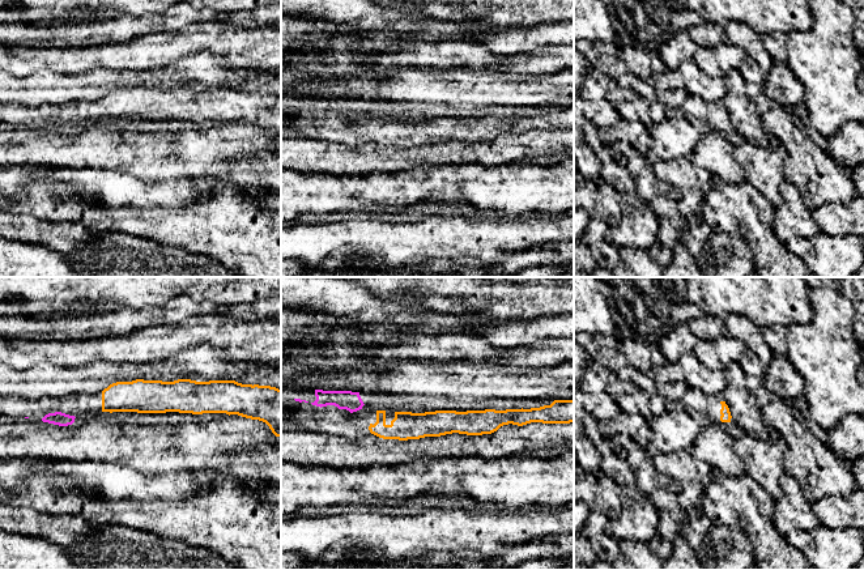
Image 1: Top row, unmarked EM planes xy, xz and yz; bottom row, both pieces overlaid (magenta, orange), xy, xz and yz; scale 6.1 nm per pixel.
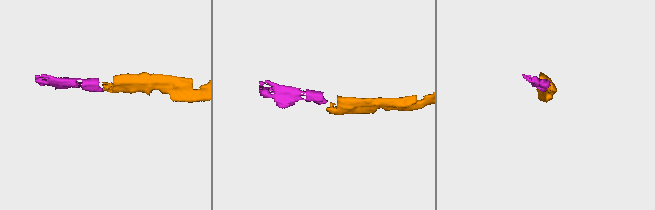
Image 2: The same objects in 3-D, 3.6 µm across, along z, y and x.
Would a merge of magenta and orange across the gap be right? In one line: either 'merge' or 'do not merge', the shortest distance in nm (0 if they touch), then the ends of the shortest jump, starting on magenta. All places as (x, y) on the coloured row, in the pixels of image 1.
merge | 90 nm | xz (364, 404), (377, 411)

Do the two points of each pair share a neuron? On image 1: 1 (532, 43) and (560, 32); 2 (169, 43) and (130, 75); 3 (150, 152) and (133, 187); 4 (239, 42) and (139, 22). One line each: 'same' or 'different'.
1: same
2: different
3: different
4: different

